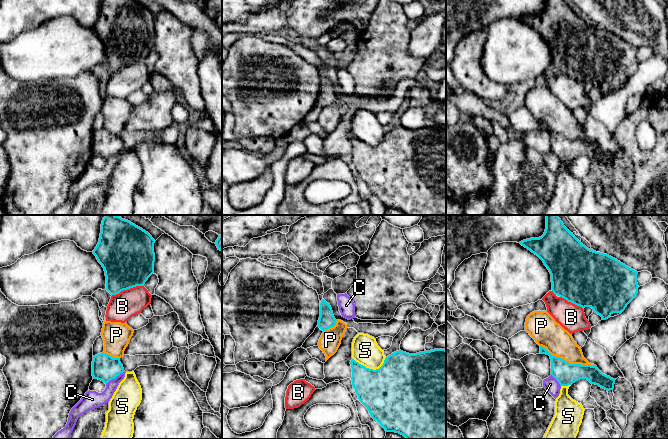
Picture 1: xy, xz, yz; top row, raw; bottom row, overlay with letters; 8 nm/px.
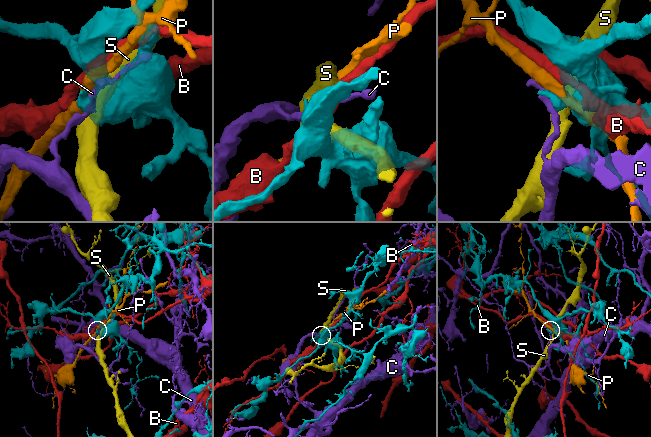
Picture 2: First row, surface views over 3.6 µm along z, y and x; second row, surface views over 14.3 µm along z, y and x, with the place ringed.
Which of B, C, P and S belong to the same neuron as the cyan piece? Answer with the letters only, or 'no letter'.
no letter

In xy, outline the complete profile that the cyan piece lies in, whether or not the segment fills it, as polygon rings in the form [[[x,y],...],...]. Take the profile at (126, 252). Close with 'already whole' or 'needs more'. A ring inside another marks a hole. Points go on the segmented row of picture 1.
[[[106,215],[101,224],[97,246],[93,250],[106,276],[106,289],[111,295],[136,286],[144,286],[154,273],[152,236],[128,220]]]; already whole

